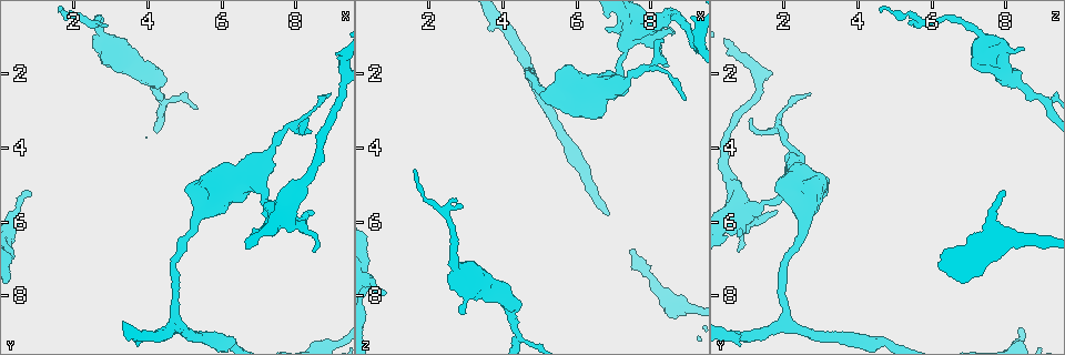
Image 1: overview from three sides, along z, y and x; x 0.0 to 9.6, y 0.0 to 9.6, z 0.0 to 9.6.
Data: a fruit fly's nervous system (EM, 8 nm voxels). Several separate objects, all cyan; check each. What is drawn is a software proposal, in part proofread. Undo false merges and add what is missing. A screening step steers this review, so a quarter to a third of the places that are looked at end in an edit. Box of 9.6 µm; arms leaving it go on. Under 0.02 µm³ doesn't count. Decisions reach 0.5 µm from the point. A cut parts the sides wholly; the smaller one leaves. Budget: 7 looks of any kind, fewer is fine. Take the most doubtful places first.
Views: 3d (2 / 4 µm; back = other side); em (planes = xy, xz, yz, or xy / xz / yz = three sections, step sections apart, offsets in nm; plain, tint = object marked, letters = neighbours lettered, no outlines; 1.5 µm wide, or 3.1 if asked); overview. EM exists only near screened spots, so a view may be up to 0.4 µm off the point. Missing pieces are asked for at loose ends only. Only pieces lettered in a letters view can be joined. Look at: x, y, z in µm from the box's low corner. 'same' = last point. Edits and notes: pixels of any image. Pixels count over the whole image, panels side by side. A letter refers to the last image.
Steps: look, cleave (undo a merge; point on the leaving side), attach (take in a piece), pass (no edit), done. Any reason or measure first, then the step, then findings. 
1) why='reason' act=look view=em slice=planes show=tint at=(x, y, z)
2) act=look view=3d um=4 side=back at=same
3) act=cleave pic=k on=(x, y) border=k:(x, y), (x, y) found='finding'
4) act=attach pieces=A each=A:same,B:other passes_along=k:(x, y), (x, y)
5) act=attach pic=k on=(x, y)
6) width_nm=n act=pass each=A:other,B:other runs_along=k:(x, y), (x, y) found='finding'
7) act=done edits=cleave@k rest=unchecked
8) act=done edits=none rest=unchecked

why='branch stops here' act=look view=em slice=xy step=4 show=plain at=(0.85, 5.25, 7.90)

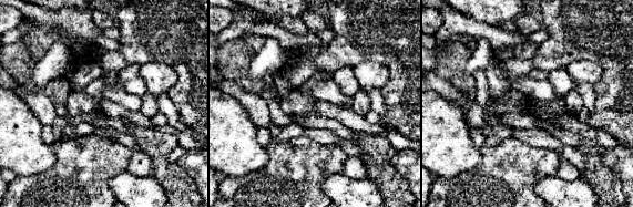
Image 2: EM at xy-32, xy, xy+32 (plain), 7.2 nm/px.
why='what lies round it' act=look view=em slice=xy step=4 show=letters at=same

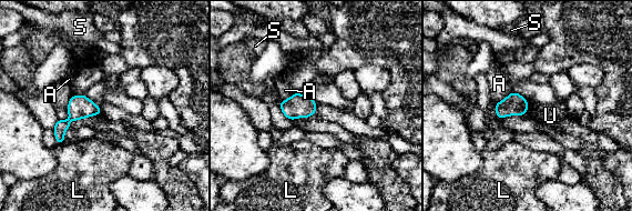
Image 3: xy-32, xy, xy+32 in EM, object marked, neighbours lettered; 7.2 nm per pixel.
width_nm=160 act=pass each=A:other,L:other,S:other,U:other border=3:(529, 102), (526, 113) found='none of them fits'

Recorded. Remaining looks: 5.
why='thick end' act=look view=em slice=xz step=4 show=letters at=(6.70, 4.95, 3.10)

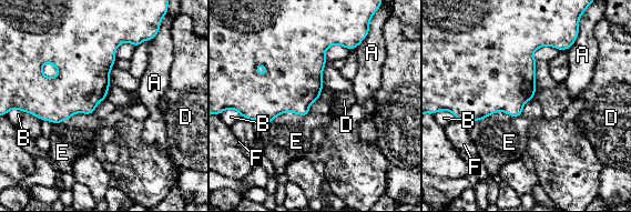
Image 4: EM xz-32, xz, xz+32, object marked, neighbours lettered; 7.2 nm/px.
act=look view=em slice=planes show=letters at=same

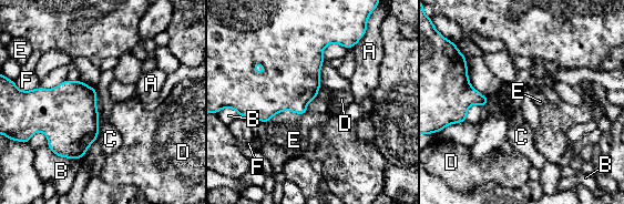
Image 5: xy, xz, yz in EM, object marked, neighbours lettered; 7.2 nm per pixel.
act=pass each=A:other,B:other,C:other,D:other,E:other,F:other border=5:(294, 112), (306, 113) found='none of them fits'

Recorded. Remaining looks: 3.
why='tapers out' act=look view=3d um=4 at=(2.90, 1.30, 8.55)

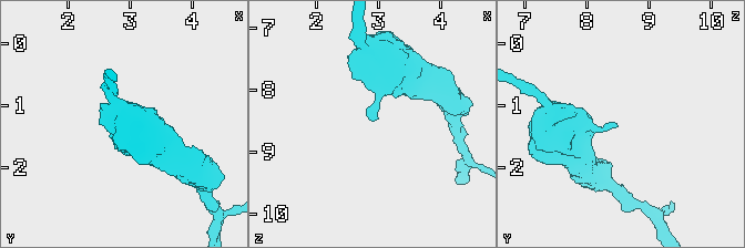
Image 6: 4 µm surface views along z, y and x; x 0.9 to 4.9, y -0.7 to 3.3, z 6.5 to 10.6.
why='shape alone is not enough' act=look view=em slice=xz step=4 show=letters at=(2.90, 1.30, 8.55)

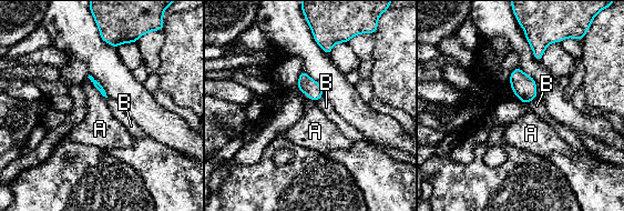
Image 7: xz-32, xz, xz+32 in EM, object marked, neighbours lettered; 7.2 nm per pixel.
why='another direction' act=look view=em slice=planes show=letters at=same

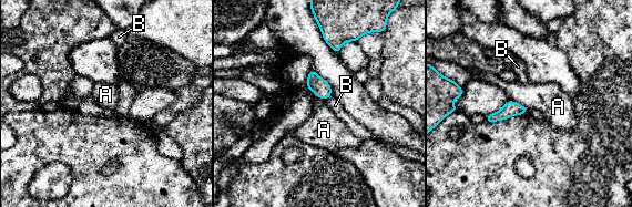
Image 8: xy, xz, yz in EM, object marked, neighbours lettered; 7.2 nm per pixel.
longest_contact=A:170nm act=pass each=A:other,B:other border=8:(306, 85), (324, 100) found='no lettered piece goes on from it'

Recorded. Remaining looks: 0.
act=done edits=none rest=unchecked

